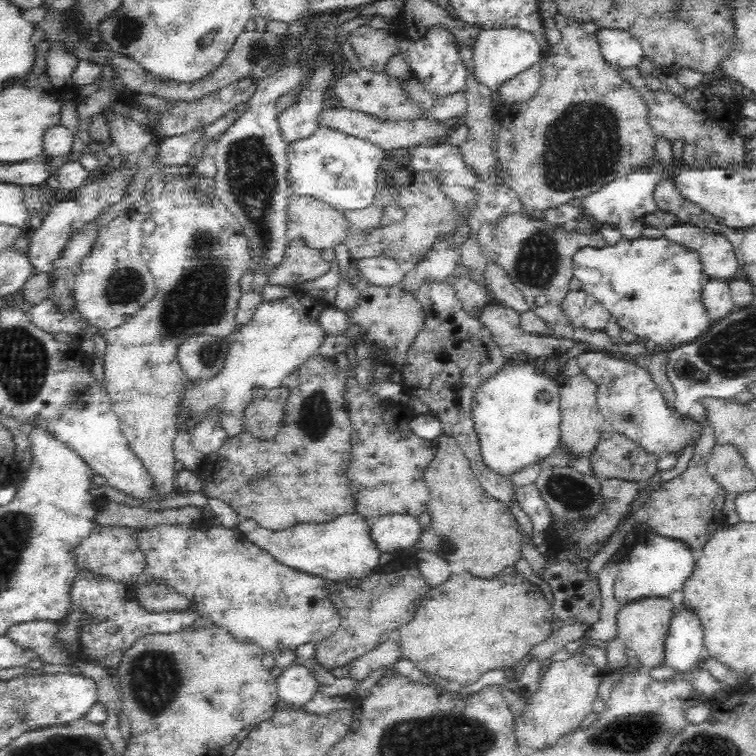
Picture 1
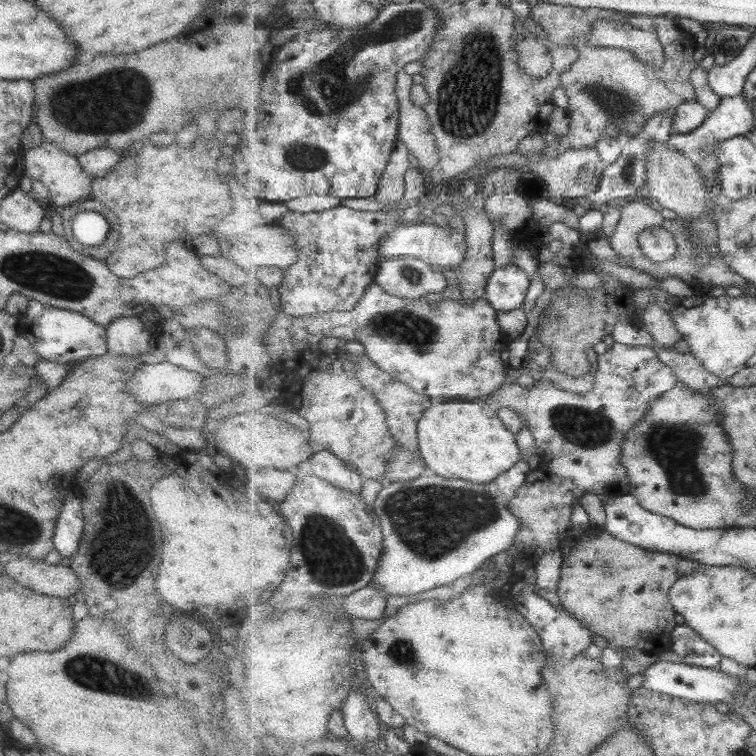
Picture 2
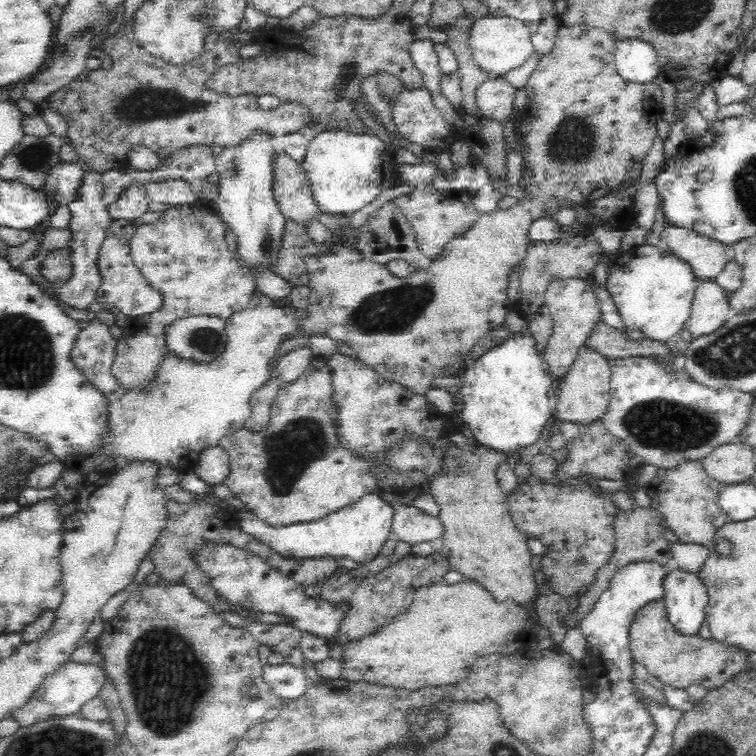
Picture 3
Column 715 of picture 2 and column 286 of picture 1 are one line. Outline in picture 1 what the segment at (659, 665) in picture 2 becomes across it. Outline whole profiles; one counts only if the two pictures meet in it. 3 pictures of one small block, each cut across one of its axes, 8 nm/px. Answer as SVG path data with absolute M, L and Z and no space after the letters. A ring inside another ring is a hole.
M290 665L277 678L277 694L280 702L290 702L301 707L316 691L318 691L316 681L310 674L310 669L304 665Z

